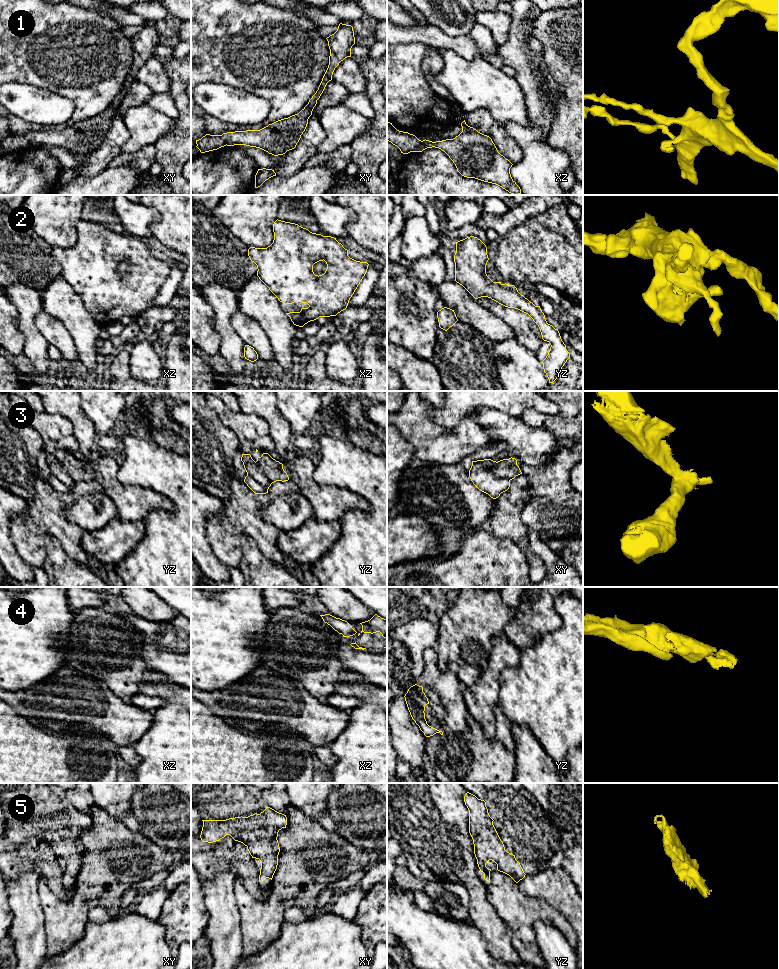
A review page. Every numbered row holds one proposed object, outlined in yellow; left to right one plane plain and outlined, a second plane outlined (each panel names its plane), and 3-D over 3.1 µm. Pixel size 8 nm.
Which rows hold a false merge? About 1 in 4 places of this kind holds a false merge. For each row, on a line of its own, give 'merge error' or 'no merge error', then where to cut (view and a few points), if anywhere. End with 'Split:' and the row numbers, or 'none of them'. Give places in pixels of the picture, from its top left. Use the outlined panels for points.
1: no merge error | no cut
2: no merge error | no cut
3: merge error | xy (488, 468), (493, 474), (499, 477), (506, 477), (509, 480)
4: no merge error | no cut
5: no merge error | no cut
Split: 3

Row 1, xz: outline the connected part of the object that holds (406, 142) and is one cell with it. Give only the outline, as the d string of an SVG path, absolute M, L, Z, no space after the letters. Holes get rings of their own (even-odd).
M465 120L461 123L461 126L462 132L455 138L432 142L426 139L421 141L415 135L399 131L392 123L387 122L387 141L397 146L403 154L422 152L432 147L439 148L449 156L462 176L496 184L513 195L521 194L520 187L510 174L510 168L513 164L498 152L492 139L468 126Z

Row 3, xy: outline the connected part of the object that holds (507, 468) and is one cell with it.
M512 457L496 462L489 468L489 471L499 478L507 478L509 480L512 480L516 476L522 474L519 466L517 465L517 460Z

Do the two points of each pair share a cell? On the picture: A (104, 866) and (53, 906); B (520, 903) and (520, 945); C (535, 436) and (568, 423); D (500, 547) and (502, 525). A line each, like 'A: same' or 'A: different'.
A: same
B: same
C: different
D: different

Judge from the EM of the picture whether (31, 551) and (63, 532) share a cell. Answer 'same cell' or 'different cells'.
same cell

